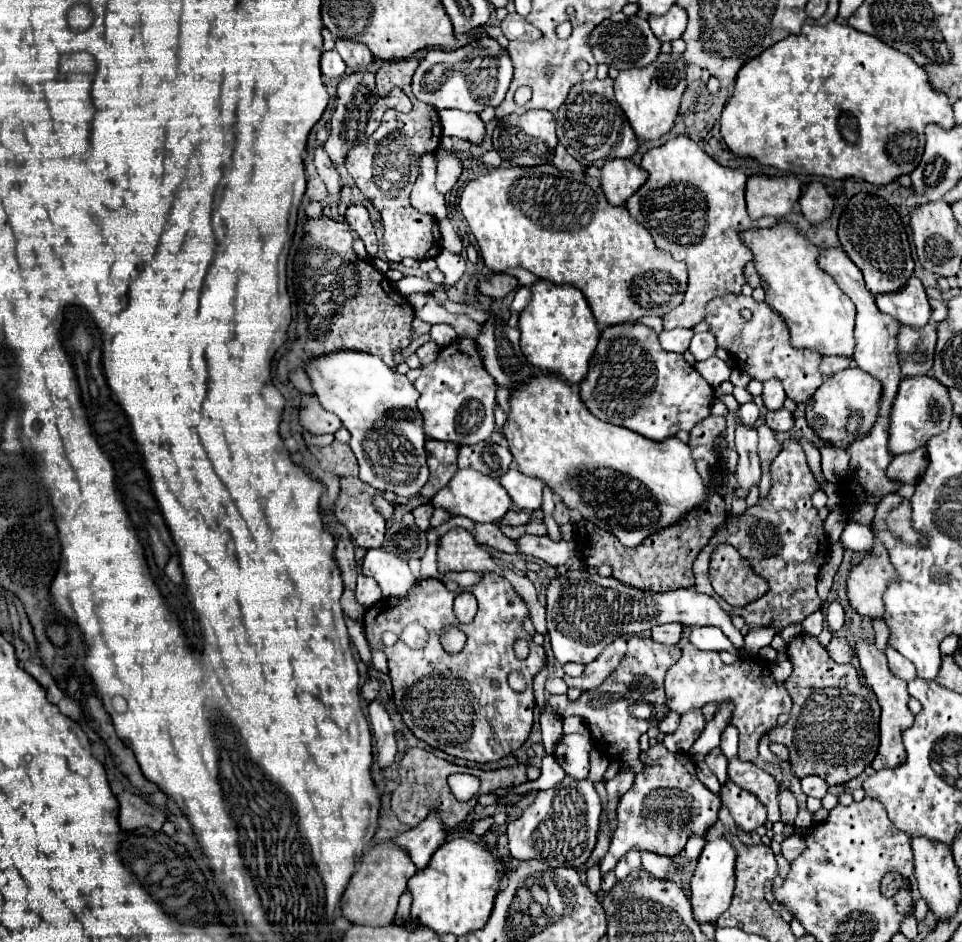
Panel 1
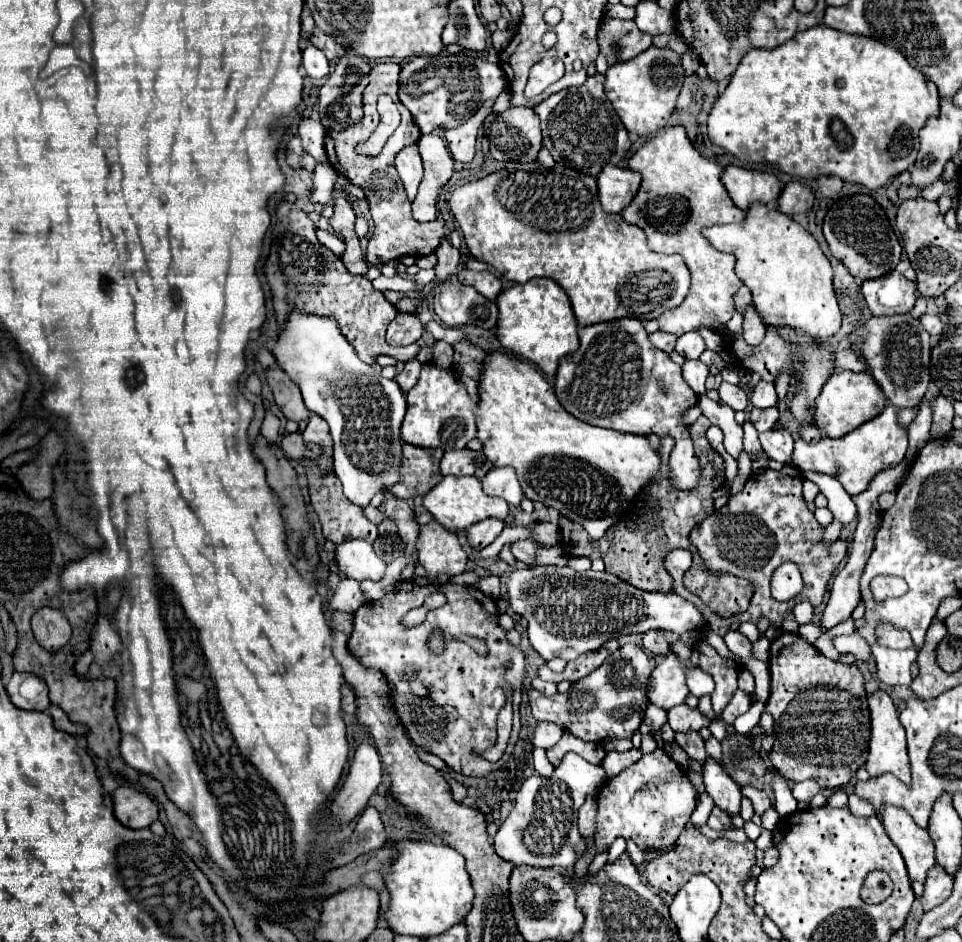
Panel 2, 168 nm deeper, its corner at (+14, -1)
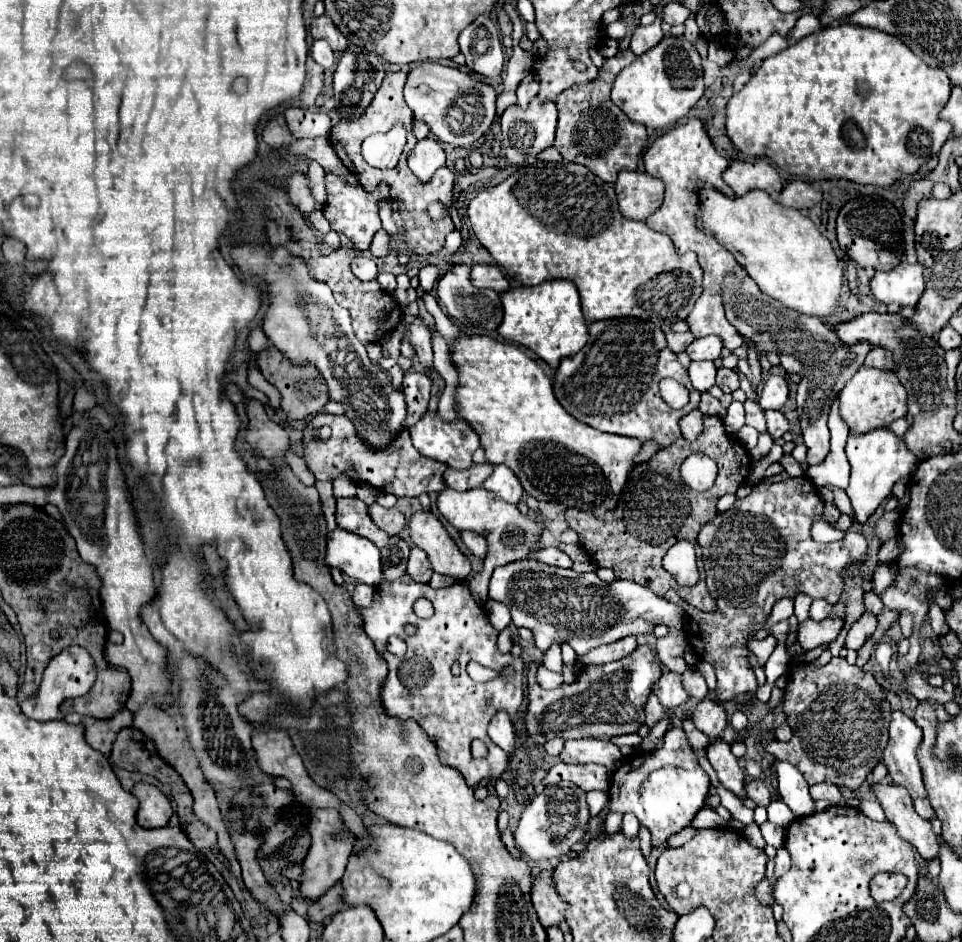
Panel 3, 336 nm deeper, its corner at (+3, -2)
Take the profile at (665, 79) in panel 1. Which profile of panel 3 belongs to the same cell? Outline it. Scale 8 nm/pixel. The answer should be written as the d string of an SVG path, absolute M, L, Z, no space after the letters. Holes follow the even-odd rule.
M665 36L657 46L621 70L621 74L615 78L611 98L629 120L653 130L665 130L677 120L685 118L703 92L705 82L697 48L683 36Z

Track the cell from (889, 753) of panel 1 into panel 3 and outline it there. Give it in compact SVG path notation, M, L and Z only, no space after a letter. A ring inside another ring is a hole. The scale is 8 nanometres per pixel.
M895 710L893 712L893 722L891 722L891 728L889 728L889 744L883 752L883 762L889 768L891 780L909 790L909 794L913 798L915 812L919 812L925 820L931 820L931 818L935 818L935 810L931 810L931 804L927 802L927 792L925 792L925 784L923 784L923 778L921 778L921 768L919 768L919 762L917 762L917 756L915 756L915 752L921 744L921 738L923 738L921 728L909 716Z

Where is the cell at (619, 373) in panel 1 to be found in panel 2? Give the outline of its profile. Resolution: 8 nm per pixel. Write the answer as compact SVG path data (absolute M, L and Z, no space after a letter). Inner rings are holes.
M624 317L624 319L616 319L616 321L582 327L578 331L578 335L580 335L580 349L574 351L572 355L564 357L560 361L560 367L556 373L554 389L556 389L556 397L562 403L562 407L588 425L606 427L606 429L624 431L624 433L636 433L636 435L656 433L660 437L668 437L668 435L674 437L676 445L674 445L668 461L672 485L676 489L696 487L698 477L700 477L700 465L694 455L692 439L682 417L690 407L696 405L698 395L684 381L682 367L676 365L668 353L656 349L648 341L648 333L644 331L642 323L634 317Z

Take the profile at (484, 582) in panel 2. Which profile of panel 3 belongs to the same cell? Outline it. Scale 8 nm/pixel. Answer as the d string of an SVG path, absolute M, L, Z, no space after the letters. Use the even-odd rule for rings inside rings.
M489 600L489 602L485 604L485 612L487 612L487 616L489 616L491 626L495 626L495 630L501 632L501 630L505 630L505 628L511 624L511 616L507 614L507 608L503 608L501 604L497 604L497 606L491 606L491 604L497 604L497 602Z

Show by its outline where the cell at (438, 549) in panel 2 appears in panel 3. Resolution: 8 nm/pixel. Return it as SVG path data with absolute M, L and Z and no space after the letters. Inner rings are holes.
M423 510L415 512L409 518L409 534L413 546L421 548L427 554L437 574L453 576L455 580L467 578L467 574L471 572L471 564L467 556L459 552L459 548L443 528L443 524L431 512L423 512Z

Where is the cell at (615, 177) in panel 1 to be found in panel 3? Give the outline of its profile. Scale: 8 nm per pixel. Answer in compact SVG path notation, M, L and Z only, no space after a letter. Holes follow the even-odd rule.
M623 170L615 182L619 210L625 218L645 220L663 202L663 182L649 174Z

